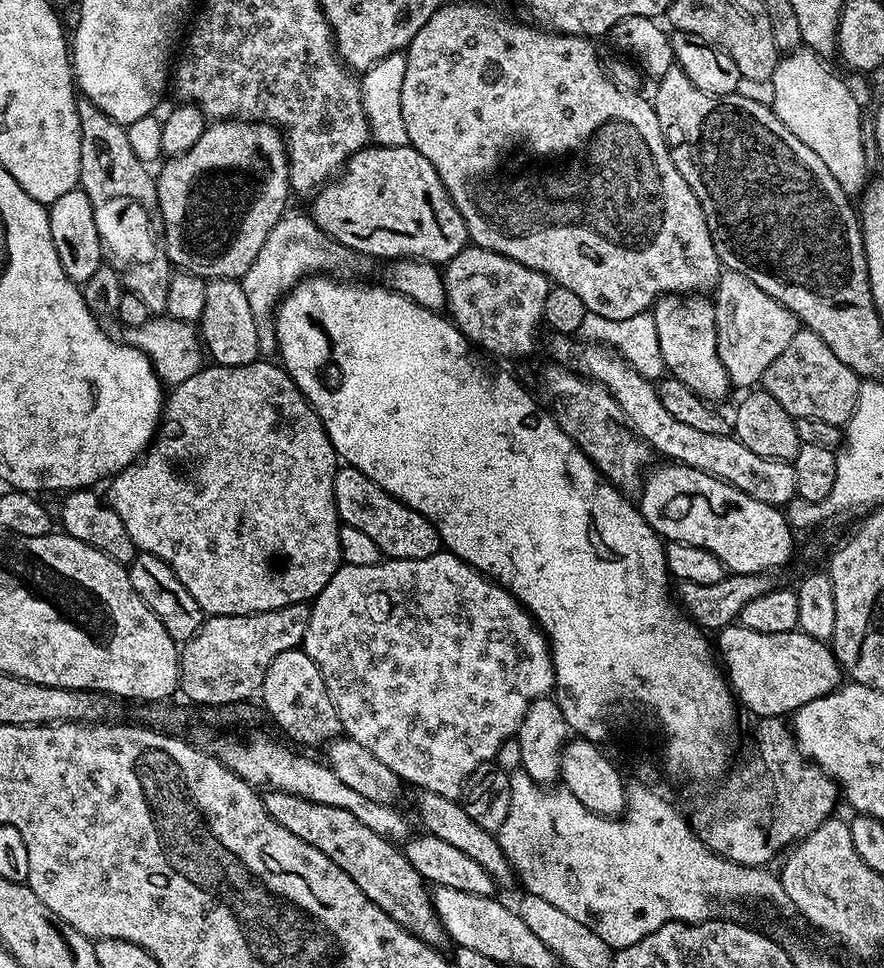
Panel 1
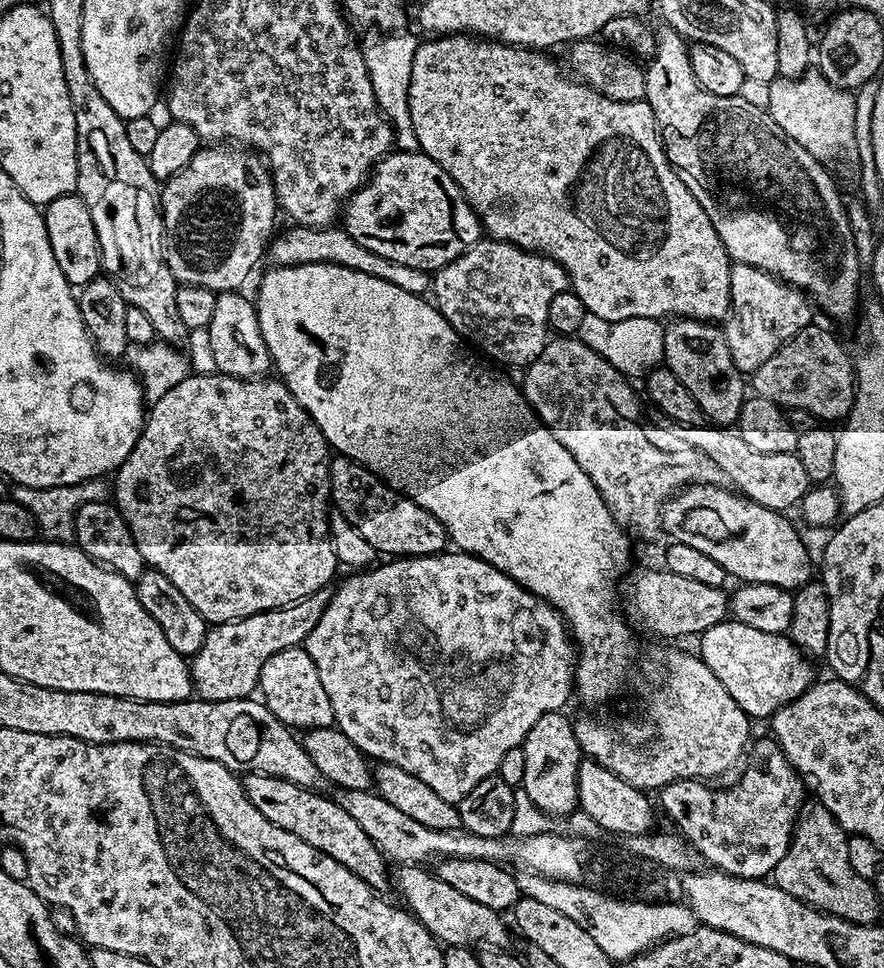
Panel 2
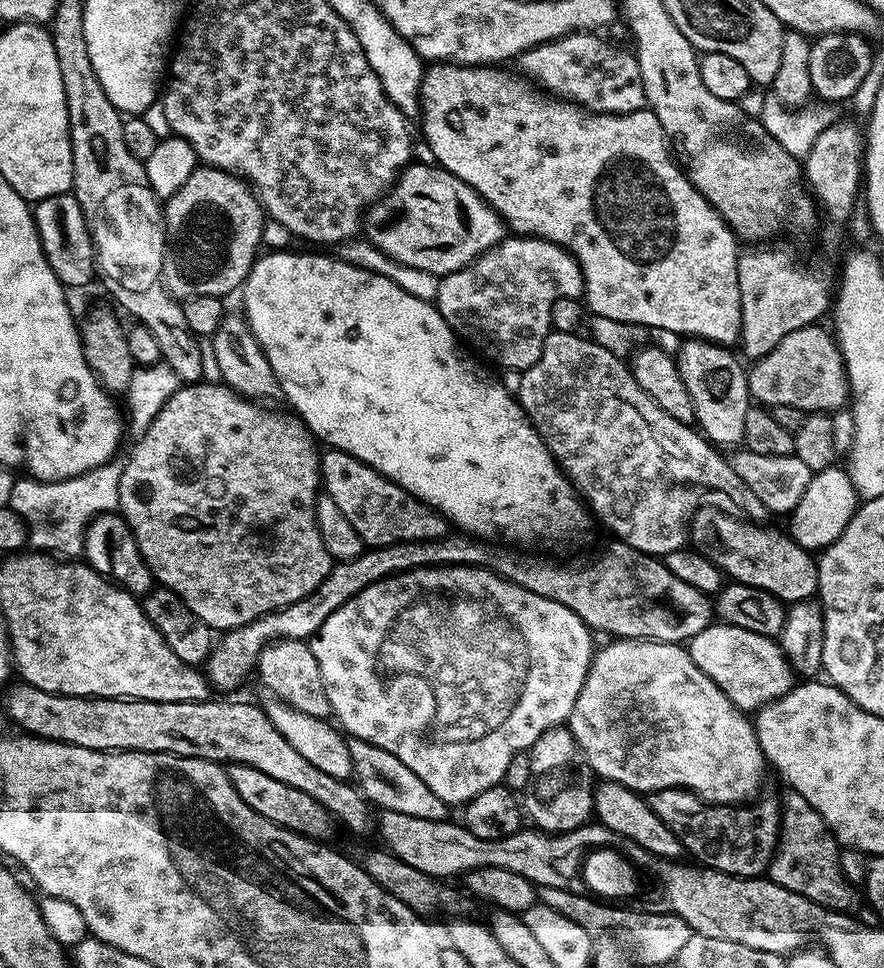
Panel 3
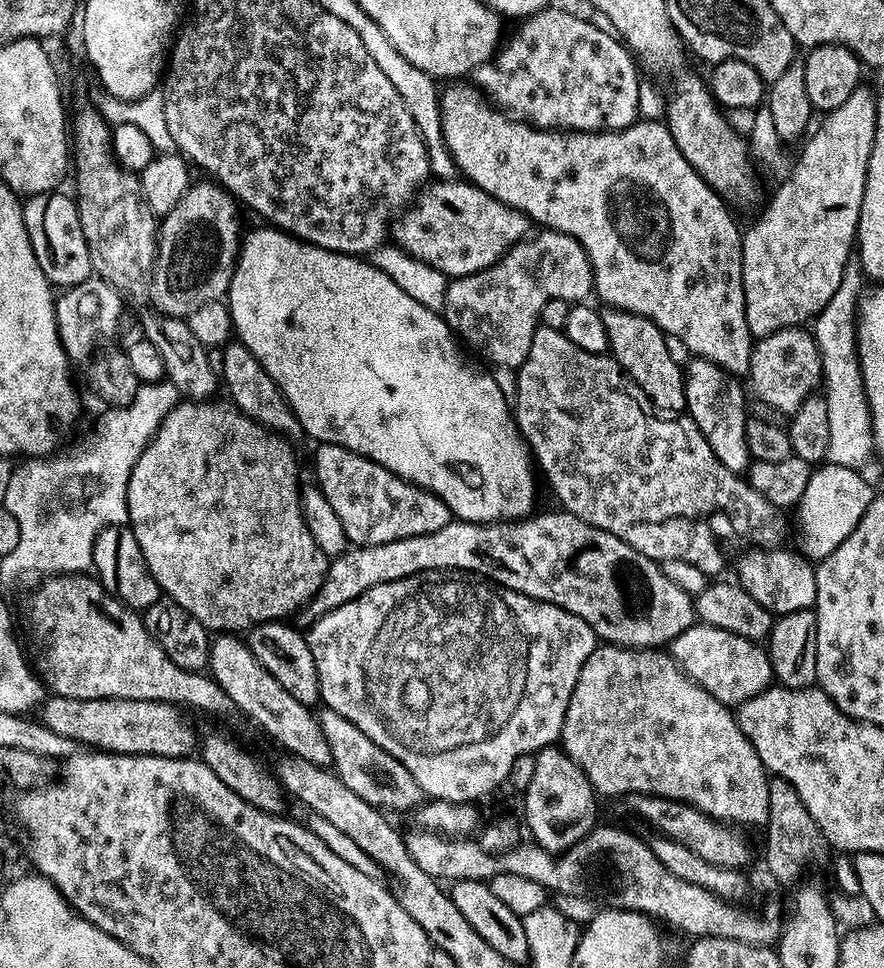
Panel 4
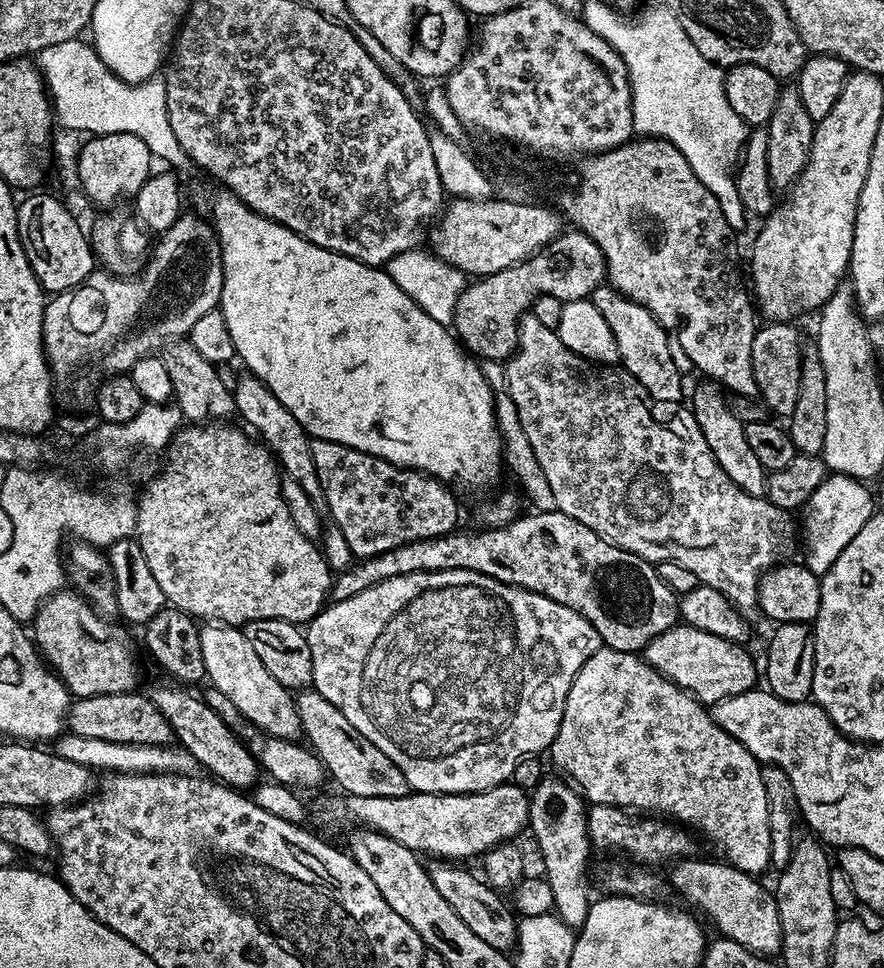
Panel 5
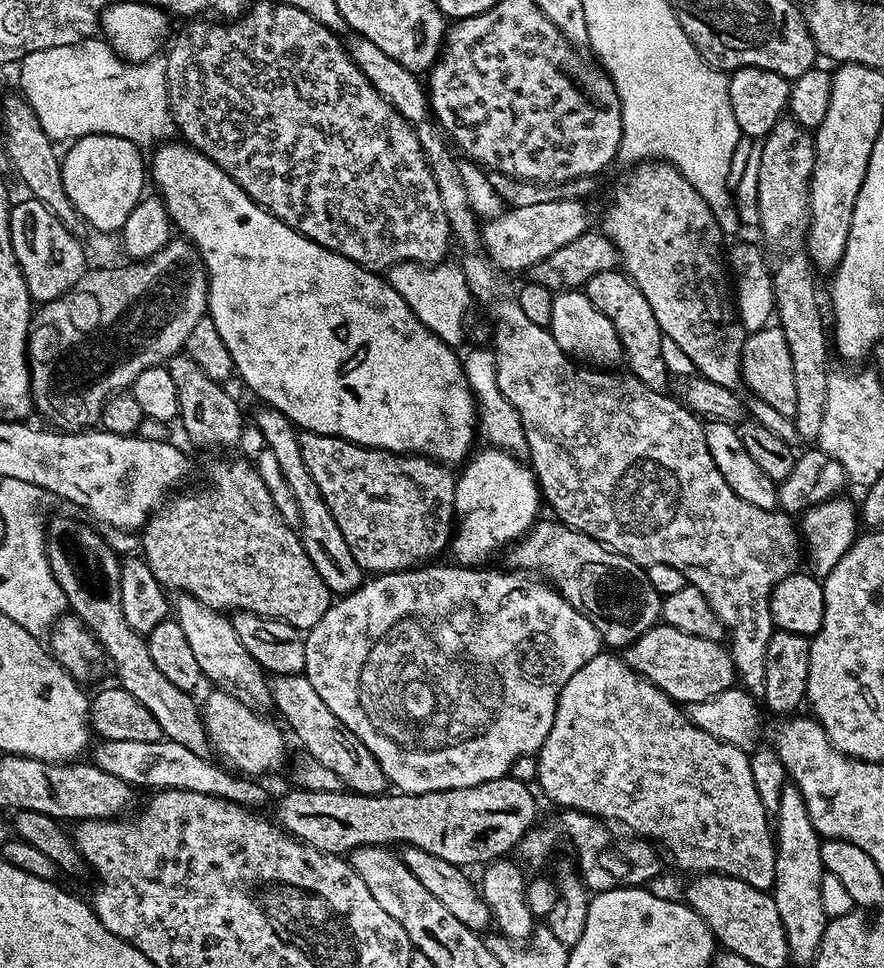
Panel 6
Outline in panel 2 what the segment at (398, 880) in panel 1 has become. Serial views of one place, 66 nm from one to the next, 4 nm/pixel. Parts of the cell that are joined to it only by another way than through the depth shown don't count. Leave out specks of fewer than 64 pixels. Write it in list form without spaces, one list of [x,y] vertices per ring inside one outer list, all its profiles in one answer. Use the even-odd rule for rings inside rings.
[[[250,772],[243,777],[244,793],[246,798],[259,810],[274,826],[282,826],[282,830],[302,838],[306,846],[314,846],[322,854],[334,858],[346,870],[358,874],[366,883],[377,890],[384,890],[390,884],[390,867],[380,847],[342,810],[331,795],[323,796],[323,791],[303,788],[289,780],[279,780],[276,776],[267,776],[261,772]]]

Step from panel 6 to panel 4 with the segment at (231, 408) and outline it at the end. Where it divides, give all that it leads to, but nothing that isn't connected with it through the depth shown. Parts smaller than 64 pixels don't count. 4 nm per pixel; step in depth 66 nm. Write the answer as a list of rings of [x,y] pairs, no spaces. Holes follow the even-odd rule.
[[[151,310],[141,318],[144,327],[143,339],[158,346],[158,354],[162,354],[162,366],[167,383],[179,390],[181,397],[189,400],[207,400],[215,397],[216,384],[218,388],[218,372],[214,367],[214,360],[210,357],[209,349],[205,348],[190,330],[187,319],[179,316],[165,316],[159,311]]]

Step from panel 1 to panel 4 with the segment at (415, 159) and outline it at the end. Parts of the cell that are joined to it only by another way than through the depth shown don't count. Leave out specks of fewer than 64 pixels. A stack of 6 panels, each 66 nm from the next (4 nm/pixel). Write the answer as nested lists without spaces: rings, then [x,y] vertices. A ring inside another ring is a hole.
[[[463,179],[436,180],[420,189],[415,200],[392,222],[391,239],[418,262],[455,278],[486,270],[529,235],[530,221]]]

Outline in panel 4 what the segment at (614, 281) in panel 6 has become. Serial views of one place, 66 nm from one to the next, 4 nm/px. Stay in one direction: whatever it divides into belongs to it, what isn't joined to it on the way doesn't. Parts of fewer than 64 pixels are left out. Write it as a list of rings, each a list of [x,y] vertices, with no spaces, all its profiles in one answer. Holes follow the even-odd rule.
[[[605,307],[600,317],[606,326],[610,355],[619,362],[620,369],[644,391],[654,406],[677,414],[683,413],[688,406],[684,389],[685,369],[681,361],[670,358],[666,333],[654,322],[623,312],[621,308]]]

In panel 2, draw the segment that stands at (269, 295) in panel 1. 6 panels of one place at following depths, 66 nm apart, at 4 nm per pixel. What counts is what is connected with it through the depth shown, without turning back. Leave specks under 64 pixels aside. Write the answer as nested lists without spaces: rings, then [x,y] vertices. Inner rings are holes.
[[[301,224],[288,226],[284,233],[277,235],[270,244],[270,260],[273,265],[281,268],[292,268],[295,264],[311,264],[313,262],[331,262],[338,266],[346,266],[350,270],[358,270],[362,274],[370,274],[374,278],[382,278],[386,282],[394,282],[394,286],[402,286],[402,290],[410,290],[424,294],[430,288],[429,273],[402,266],[398,262],[390,262],[370,250],[366,246],[358,246],[354,238],[345,232],[343,227],[329,226],[326,228],[307,228]]]

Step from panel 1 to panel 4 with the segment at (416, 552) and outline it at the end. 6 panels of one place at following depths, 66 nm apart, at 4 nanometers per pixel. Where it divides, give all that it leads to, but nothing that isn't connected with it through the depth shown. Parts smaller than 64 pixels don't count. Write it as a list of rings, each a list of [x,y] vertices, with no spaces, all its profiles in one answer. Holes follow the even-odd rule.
[[[317,443],[316,447],[316,480],[315,483],[326,494],[326,502],[334,506],[334,514],[342,521],[346,530],[349,545],[378,546],[384,542],[398,542],[398,538],[414,538],[418,534],[434,534],[434,530],[442,530],[454,518],[452,511],[433,492],[419,488],[408,480],[398,478],[390,470],[378,466],[370,458],[360,456],[349,448],[337,444]]]

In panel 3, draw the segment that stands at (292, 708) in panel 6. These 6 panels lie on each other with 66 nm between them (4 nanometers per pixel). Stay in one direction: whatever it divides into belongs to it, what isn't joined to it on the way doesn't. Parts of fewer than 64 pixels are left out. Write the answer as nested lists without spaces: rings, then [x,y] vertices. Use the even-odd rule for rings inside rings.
[[[353,739],[348,745],[348,753],[352,759],[352,774],[355,783],[364,794],[369,805],[380,810],[398,810],[398,814],[410,814],[410,818],[426,818],[427,820],[447,820],[450,816],[449,805],[445,804],[410,766],[398,762],[394,754],[382,750],[377,744],[365,740]]]

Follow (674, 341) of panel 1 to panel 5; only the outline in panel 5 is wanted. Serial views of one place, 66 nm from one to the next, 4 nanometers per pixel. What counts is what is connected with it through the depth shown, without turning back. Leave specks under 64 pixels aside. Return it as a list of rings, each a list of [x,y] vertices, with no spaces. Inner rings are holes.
[[[715,382],[700,383],[704,384],[697,386],[696,393],[693,394],[692,401],[690,401],[690,407],[702,430],[702,438],[706,438],[706,446],[710,446],[710,454],[714,454],[716,464],[722,466],[722,470],[730,478],[730,482],[734,482],[742,490],[746,490],[746,494],[764,496],[768,486],[768,477],[762,462],[758,462],[754,450],[750,450],[749,444],[746,443],[745,424],[738,418],[734,418],[729,397],[722,391],[721,385]]]

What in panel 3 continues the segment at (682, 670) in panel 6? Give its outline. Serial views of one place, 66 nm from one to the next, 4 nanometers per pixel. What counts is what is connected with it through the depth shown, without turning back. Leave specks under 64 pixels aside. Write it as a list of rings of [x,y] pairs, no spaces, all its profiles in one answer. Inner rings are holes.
[[[713,622],[706,630],[694,634],[686,647],[690,658],[694,658],[694,666],[714,681],[722,694],[745,714],[759,712],[794,687],[790,662],[773,637],[754,634],[754,630],[742,630],[742,626]]]

